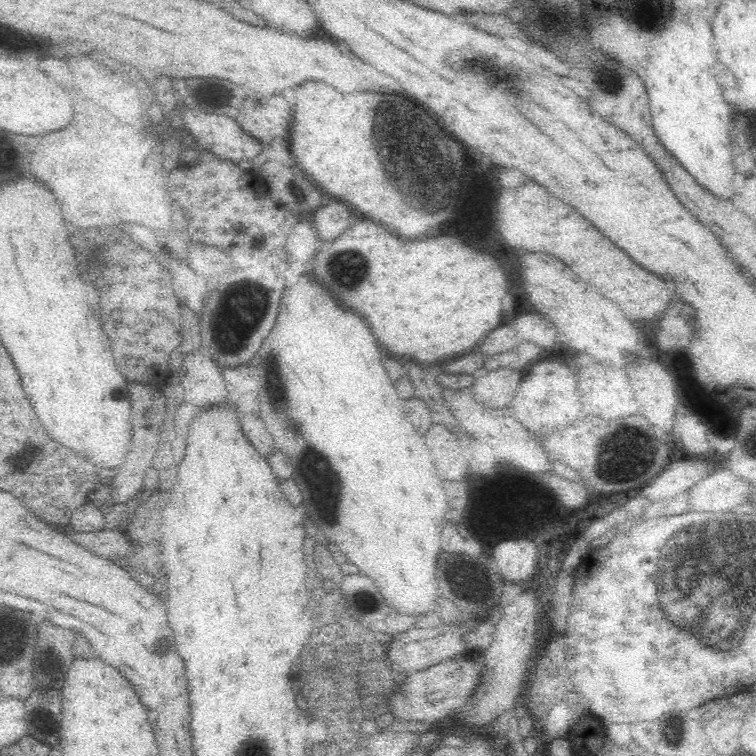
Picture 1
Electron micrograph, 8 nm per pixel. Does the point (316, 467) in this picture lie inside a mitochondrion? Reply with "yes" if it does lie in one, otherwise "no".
yes

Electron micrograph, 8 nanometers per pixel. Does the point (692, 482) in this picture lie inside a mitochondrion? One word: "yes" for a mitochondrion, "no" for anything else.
no

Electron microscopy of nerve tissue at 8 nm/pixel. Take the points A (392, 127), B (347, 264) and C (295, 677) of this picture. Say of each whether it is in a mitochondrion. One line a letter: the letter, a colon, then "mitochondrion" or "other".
A: mitochondrion
B: mitochondrion
C: other

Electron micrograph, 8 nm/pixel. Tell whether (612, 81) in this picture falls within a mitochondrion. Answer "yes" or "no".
yes

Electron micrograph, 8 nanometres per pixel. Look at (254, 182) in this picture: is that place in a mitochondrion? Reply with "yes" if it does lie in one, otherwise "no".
no

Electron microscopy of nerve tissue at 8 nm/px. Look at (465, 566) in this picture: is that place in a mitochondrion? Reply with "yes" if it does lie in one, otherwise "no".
yes

